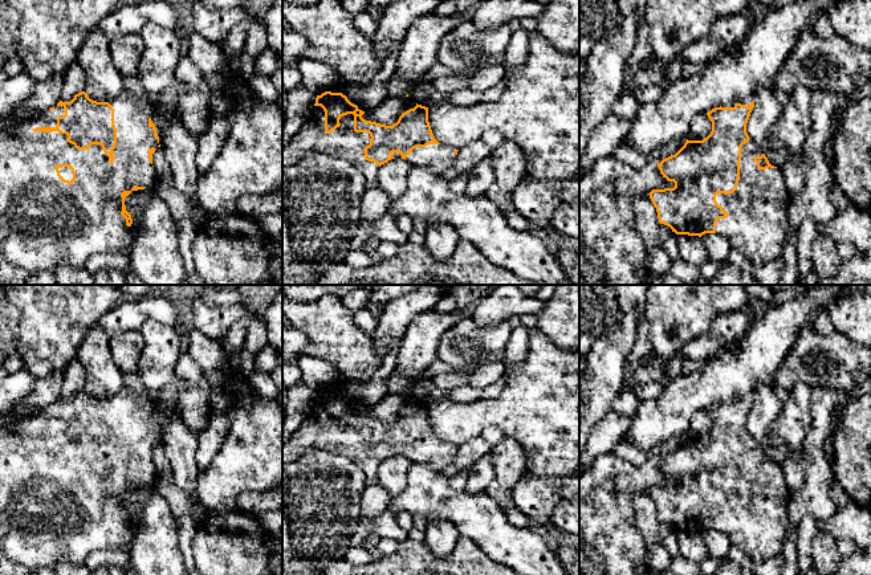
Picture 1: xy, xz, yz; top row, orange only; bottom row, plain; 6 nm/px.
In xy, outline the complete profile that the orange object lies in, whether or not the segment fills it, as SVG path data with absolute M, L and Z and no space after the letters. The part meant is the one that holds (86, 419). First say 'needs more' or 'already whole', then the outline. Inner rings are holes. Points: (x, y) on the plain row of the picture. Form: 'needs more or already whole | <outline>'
needs more | M127 387L109 399L93 397L81 388L70 399L60 397L37 416L15 420L11 429L0 427L0 547L4 555L30 570L53 570L61 560L84 564L95 550L125 549L134 534L125 496L133 488L158 480L152 450L160 441L152 409L146 393Z

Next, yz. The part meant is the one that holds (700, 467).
needs more | M754 392L746 393L734 403L712 405L707 409L712 419L711 431L703 437L685 437L684 443L660 460L658 464L663 474L673 478L673 485L652 486L648 492L656 505L660 521L676 531L701 534L705 530L719 530L726 534L730 545L741 549L752 560L764 562L781 552L789 527L787 490L782 468L772 462L762 446L749 435L746 420L754 404Z

